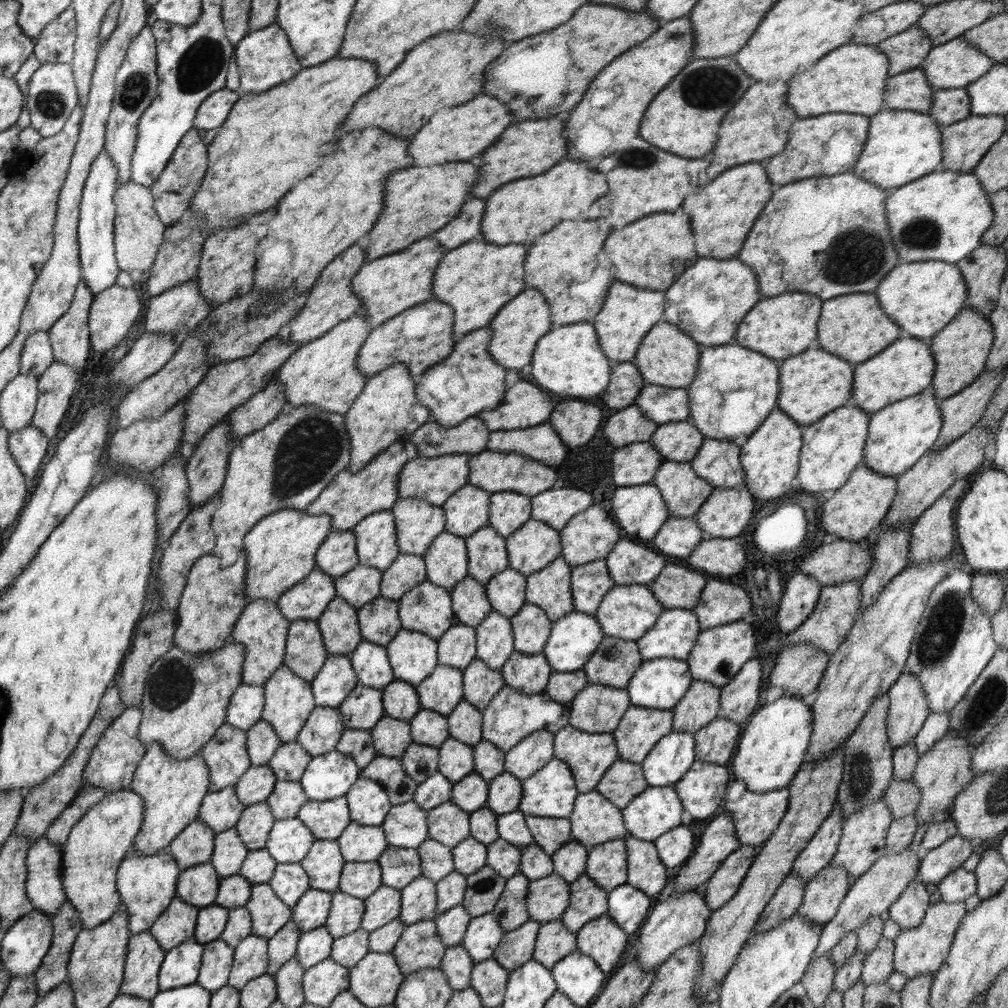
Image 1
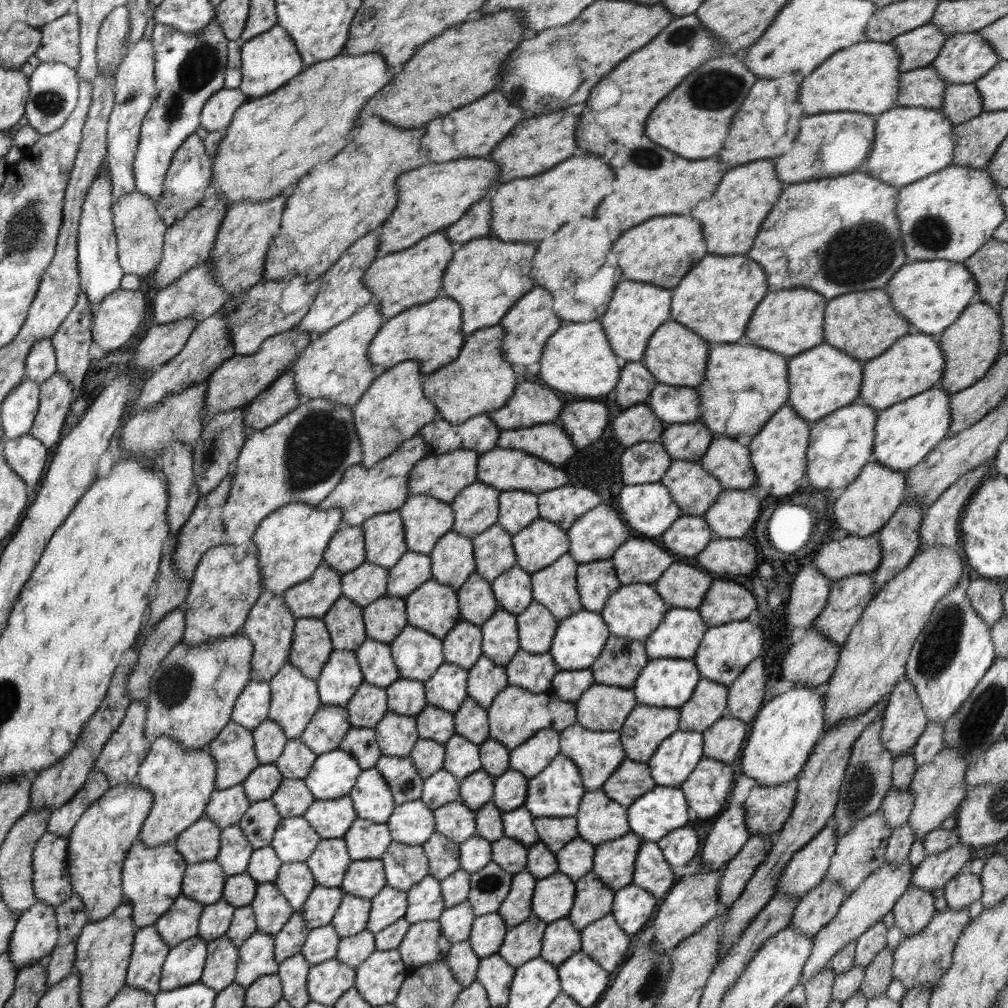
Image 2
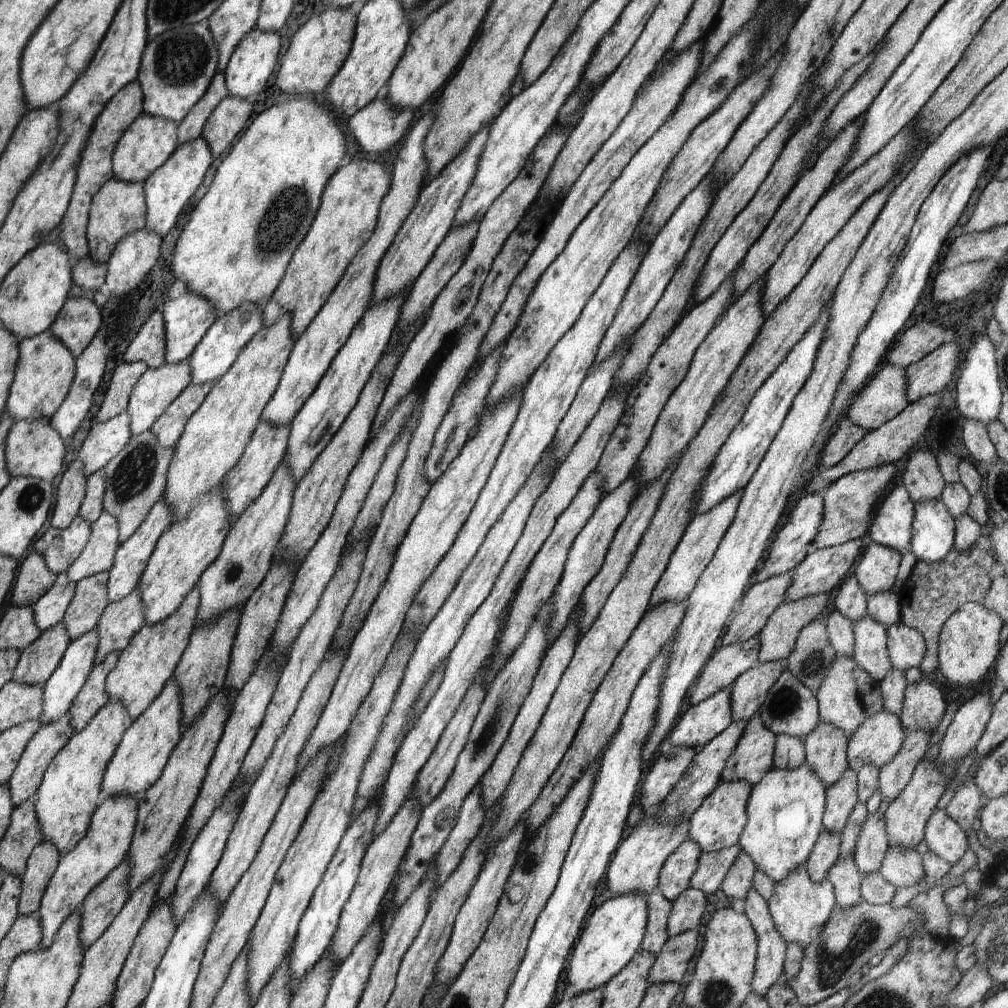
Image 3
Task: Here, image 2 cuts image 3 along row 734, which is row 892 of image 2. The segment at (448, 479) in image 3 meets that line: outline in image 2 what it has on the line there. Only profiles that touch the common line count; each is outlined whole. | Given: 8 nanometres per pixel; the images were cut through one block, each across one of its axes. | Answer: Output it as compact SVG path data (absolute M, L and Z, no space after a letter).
M317 884L300 910L308 928L331 924L344 893L341 887L328 888Z

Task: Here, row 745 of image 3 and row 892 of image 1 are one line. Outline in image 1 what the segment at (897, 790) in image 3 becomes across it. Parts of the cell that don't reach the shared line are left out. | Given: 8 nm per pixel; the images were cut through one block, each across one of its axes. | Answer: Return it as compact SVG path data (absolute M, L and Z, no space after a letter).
M920 881L910 882L898 900L889 908L889 918L900 928L916 928L922 924L926 908L930 905L930 894Z

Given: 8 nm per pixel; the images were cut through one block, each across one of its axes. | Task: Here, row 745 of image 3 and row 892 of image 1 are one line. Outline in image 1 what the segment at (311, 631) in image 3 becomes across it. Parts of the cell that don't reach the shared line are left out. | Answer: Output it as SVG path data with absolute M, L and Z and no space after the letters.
M268 883L252 884L245 906L252 915L252 933L269 939L292 918L291 908L282 902Z

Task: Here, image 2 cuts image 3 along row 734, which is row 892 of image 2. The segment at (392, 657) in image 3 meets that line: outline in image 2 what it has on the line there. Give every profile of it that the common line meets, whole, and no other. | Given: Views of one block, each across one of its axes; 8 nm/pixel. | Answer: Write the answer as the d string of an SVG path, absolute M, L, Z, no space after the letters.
M381 859L354 860L349 864L341 889L358 898L374 898L386 886Z

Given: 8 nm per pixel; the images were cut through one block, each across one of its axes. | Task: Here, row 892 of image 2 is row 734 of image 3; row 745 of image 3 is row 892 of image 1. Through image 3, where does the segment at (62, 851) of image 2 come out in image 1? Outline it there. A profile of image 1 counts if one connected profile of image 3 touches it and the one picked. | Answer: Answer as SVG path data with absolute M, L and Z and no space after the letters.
M45 835L38 837L26 858L26 894L33 909L52 917L66 902L62 887L62 849Z

